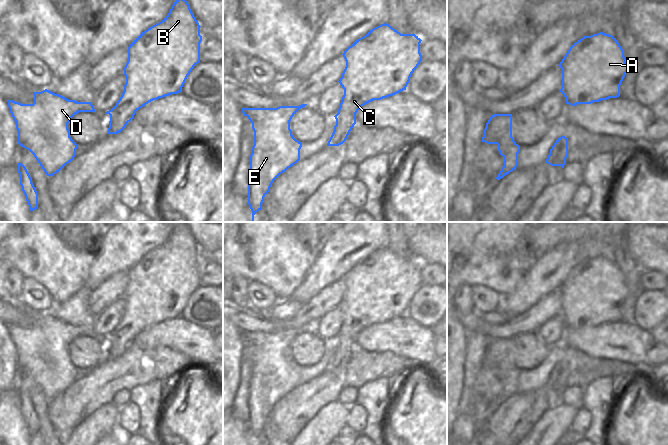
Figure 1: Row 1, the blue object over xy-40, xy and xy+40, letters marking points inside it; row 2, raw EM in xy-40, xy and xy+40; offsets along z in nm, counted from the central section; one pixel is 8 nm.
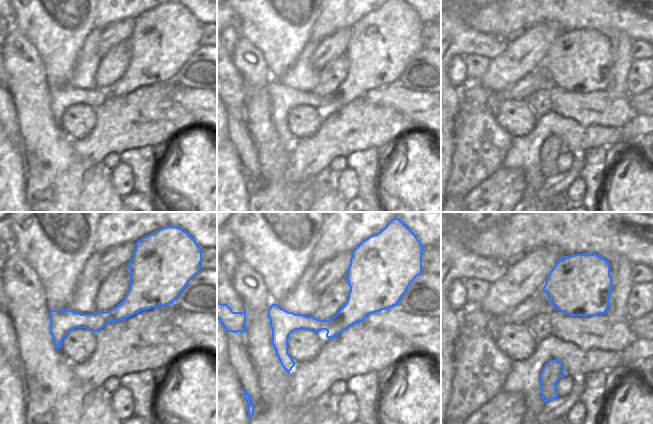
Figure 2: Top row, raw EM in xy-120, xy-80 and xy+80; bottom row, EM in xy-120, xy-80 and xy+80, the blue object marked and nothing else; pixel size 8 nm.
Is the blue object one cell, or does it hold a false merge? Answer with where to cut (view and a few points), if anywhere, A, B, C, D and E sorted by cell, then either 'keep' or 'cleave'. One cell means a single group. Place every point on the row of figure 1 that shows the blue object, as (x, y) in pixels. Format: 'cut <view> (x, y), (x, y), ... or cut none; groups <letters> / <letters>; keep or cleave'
cut none; groups A B C D E; keep

